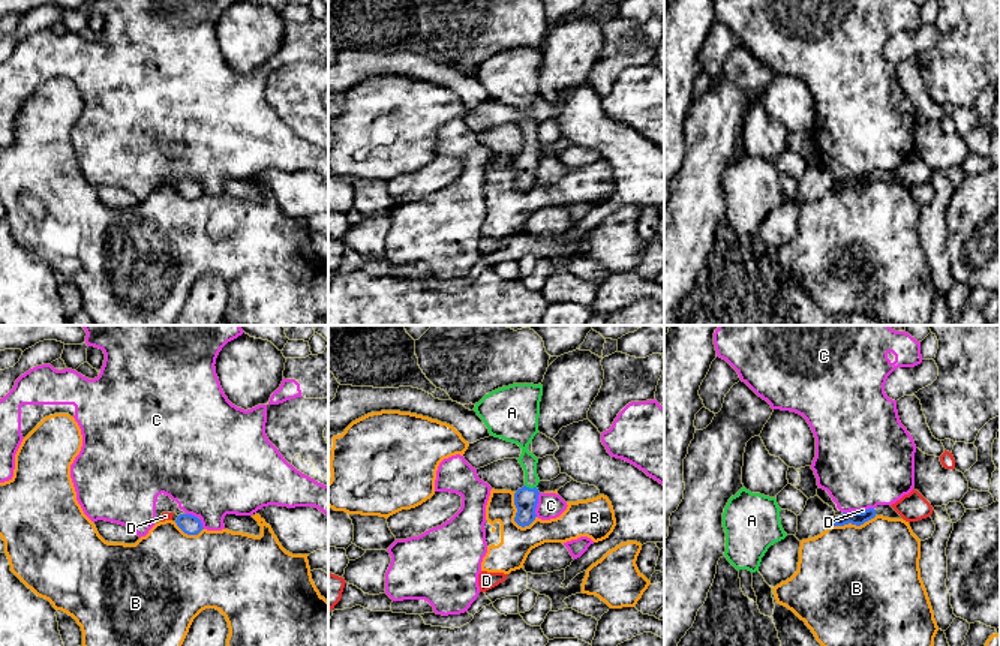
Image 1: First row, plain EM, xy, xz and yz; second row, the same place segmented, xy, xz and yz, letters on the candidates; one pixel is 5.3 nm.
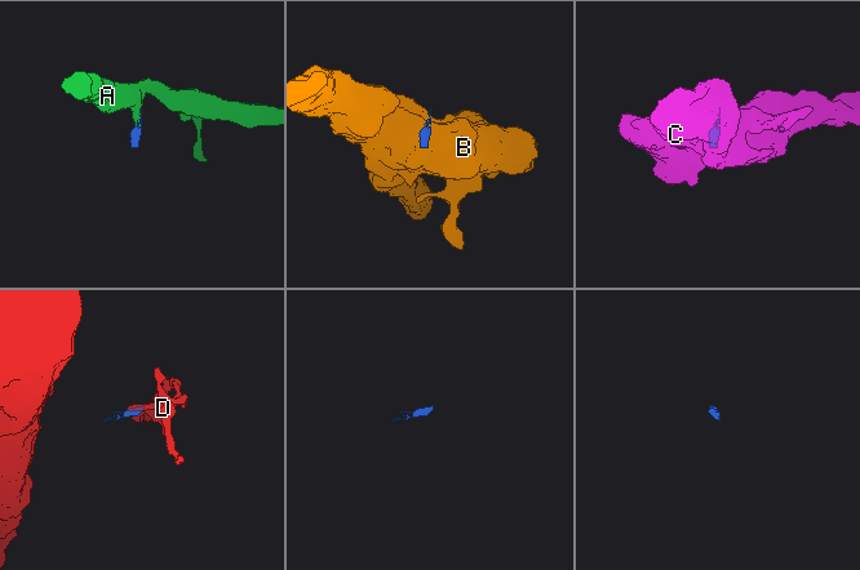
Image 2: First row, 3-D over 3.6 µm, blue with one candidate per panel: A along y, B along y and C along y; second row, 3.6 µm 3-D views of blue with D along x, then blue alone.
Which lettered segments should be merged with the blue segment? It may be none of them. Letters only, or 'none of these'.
A

